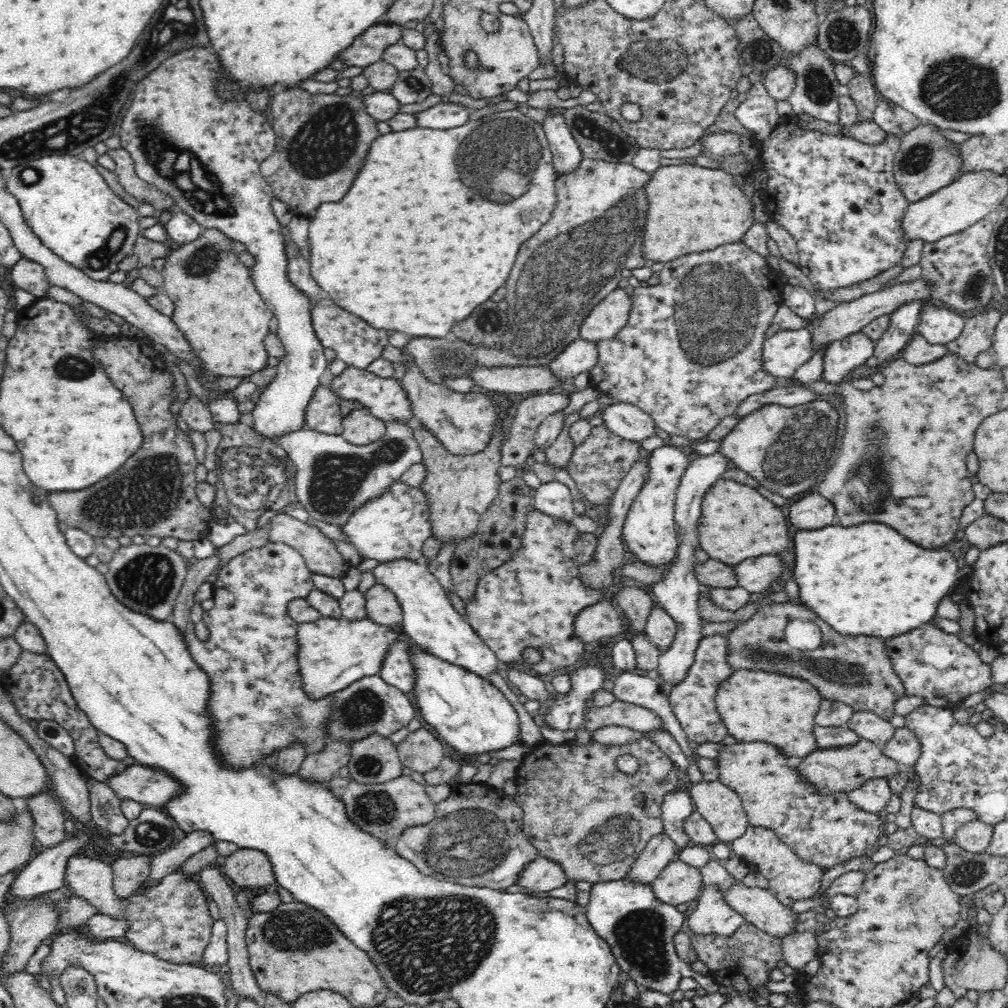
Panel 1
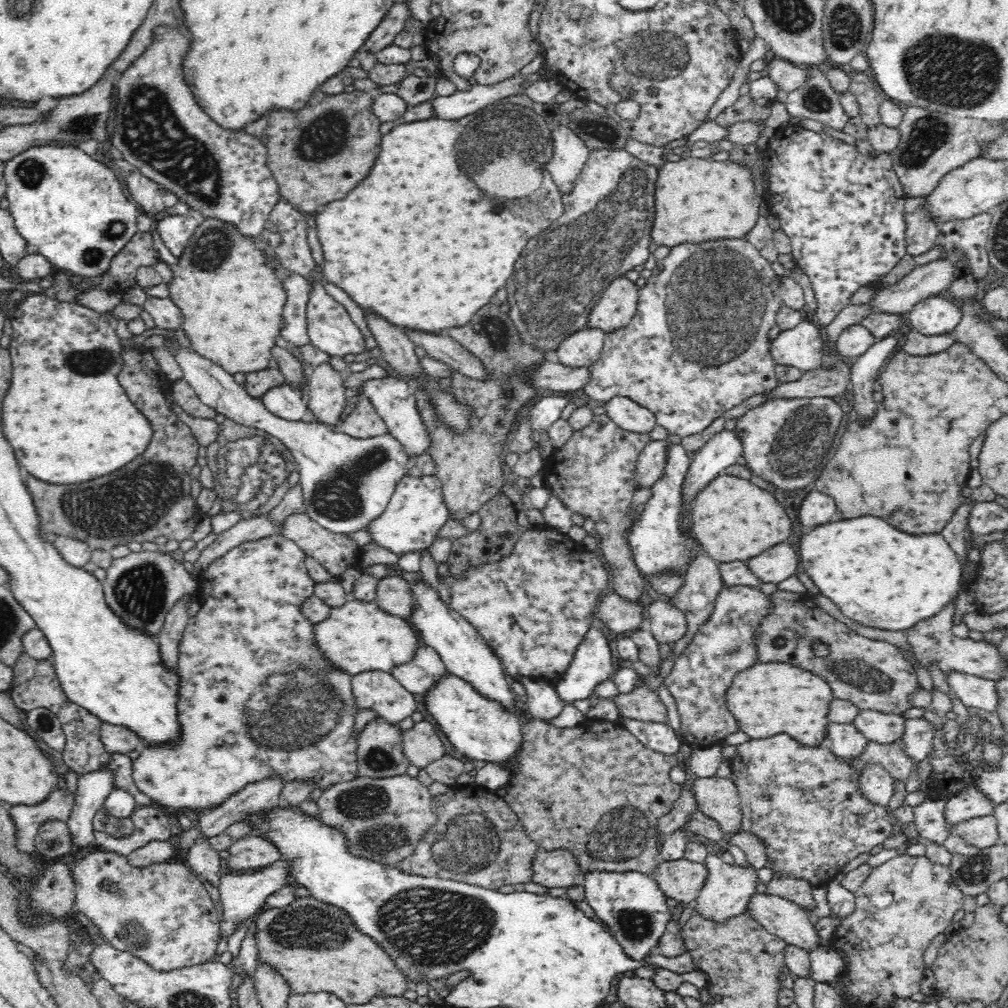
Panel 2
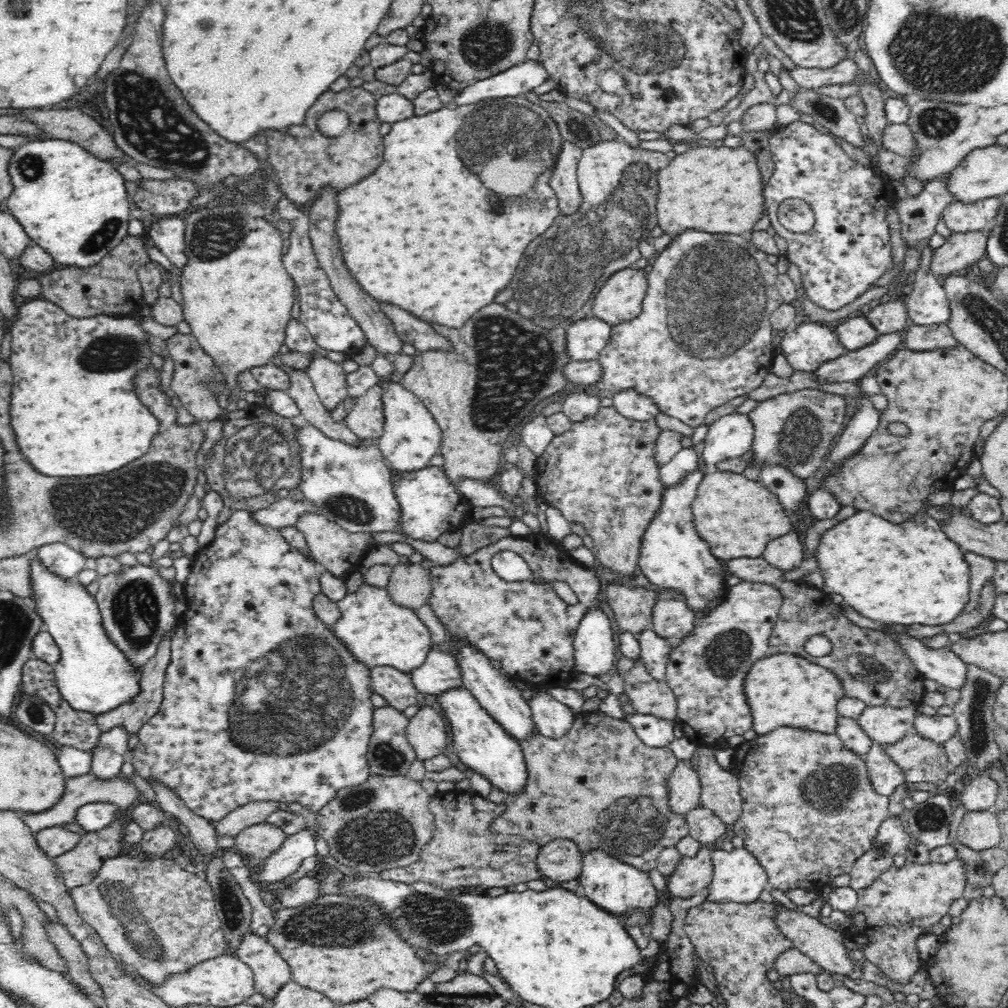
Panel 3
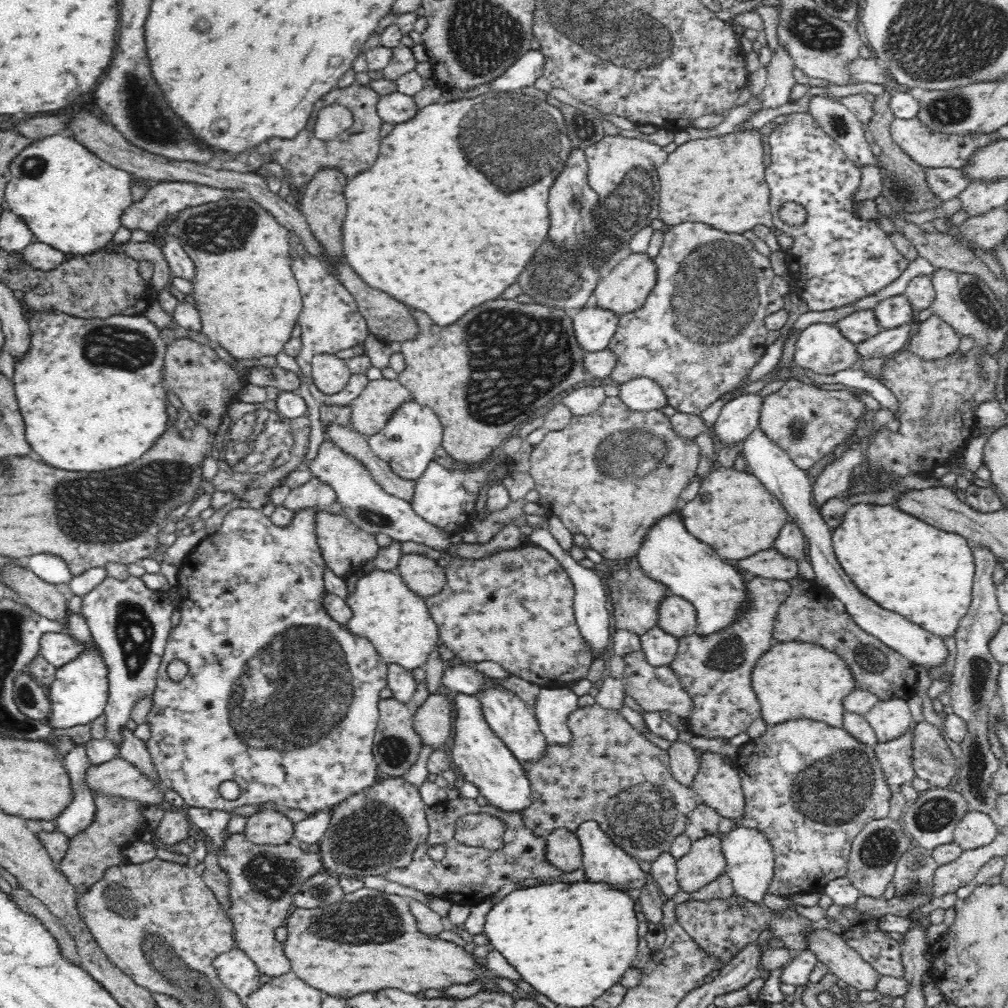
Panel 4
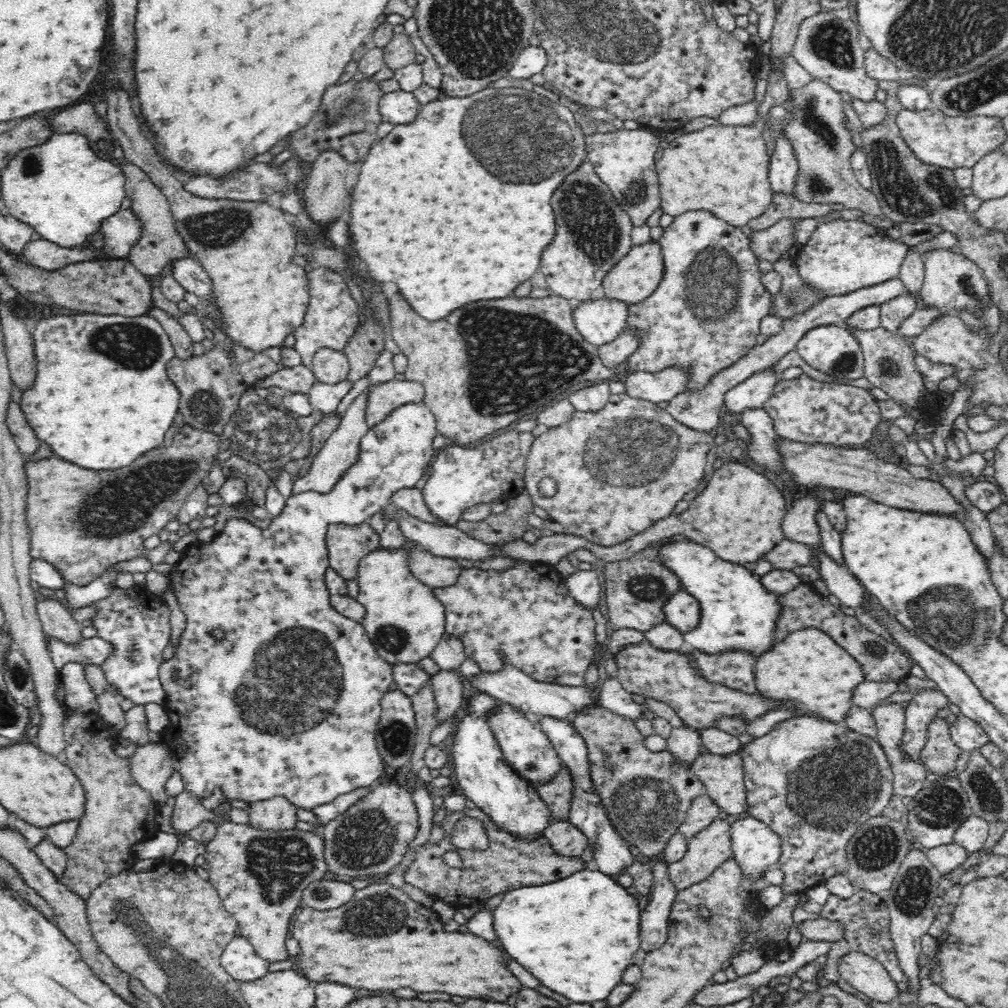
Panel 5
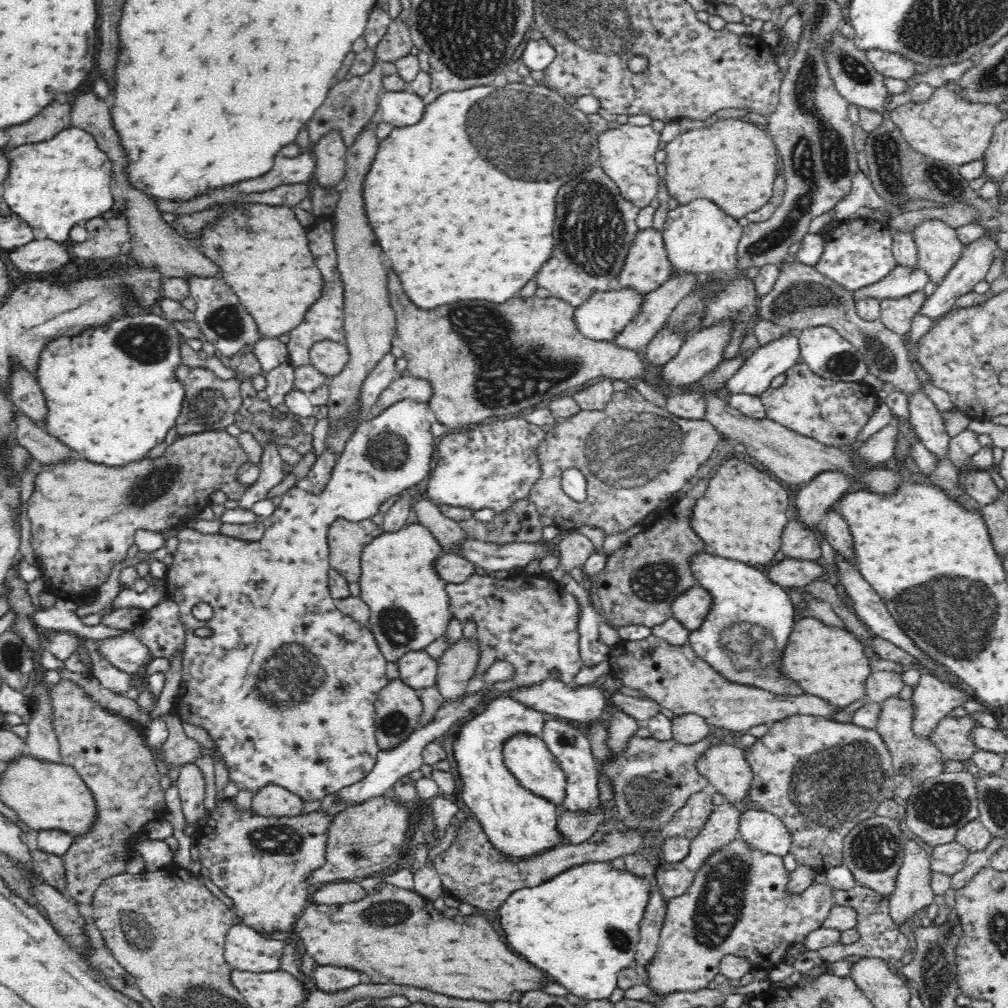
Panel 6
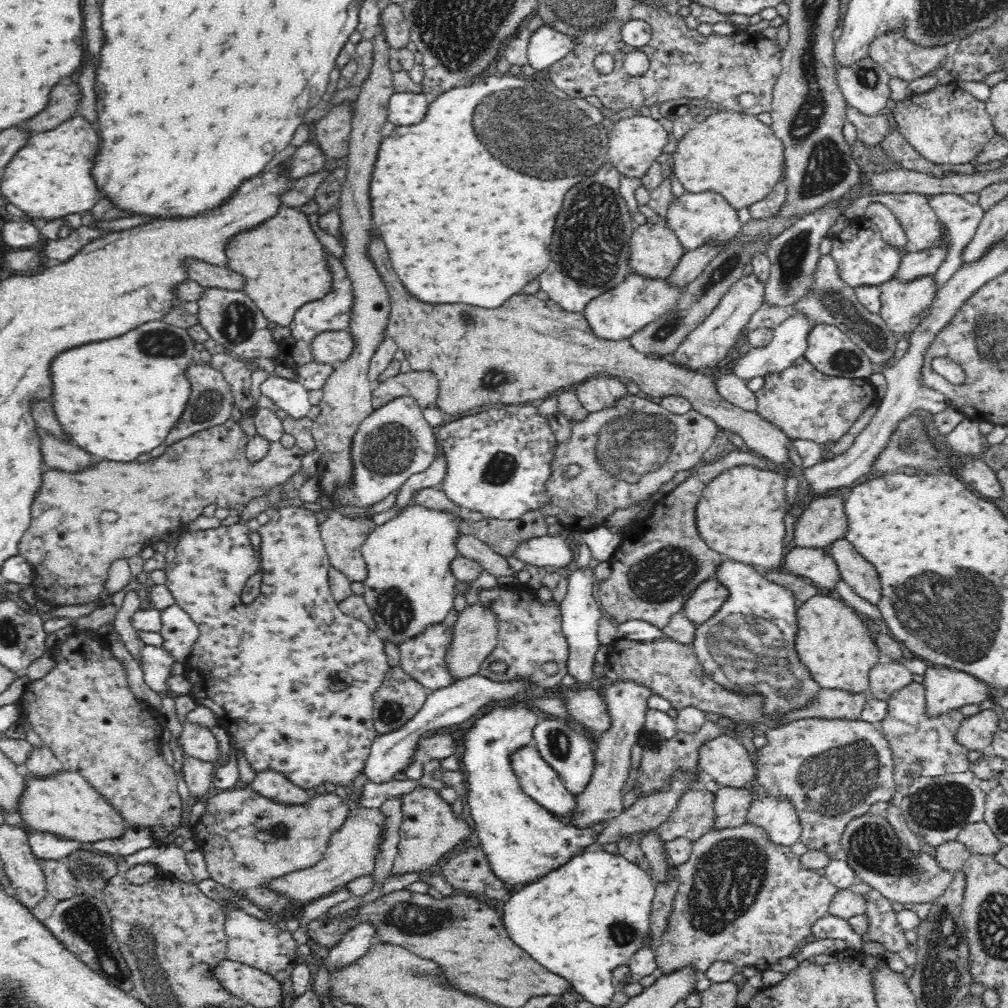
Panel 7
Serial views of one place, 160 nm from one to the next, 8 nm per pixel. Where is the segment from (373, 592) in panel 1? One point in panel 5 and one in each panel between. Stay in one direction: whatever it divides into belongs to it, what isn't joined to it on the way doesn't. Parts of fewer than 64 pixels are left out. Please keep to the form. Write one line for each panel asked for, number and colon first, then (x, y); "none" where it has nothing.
2: (395, 594)
3: (410, 584)
4: (424, 575)
5: (438, 572)

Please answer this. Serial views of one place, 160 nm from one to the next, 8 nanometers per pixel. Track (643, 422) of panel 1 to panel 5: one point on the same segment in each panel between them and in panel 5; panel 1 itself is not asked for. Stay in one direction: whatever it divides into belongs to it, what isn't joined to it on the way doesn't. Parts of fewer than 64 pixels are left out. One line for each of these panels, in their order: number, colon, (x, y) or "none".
2: (625, 412)
3: (630, 402)
4: (641, 393)
5: (663, 385)

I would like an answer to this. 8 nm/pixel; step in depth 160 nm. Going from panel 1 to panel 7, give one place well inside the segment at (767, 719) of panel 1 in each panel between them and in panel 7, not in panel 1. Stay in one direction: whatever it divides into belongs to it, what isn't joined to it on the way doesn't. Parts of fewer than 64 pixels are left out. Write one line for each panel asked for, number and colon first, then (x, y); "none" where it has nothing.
2: (768, 698)
3: (784, 689)
4: (796, 679)
5: (810, 669)
6: (828, 661)
7: (833, 640)

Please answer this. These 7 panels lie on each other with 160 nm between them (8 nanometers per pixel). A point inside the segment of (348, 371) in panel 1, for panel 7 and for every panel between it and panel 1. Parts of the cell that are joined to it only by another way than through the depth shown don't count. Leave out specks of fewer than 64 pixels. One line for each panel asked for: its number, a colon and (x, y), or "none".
2: (393, 398)
3: (411, 436)
4: (407, 442)
5: (287, 703)
6: (285, 685)
7: (293, 677)

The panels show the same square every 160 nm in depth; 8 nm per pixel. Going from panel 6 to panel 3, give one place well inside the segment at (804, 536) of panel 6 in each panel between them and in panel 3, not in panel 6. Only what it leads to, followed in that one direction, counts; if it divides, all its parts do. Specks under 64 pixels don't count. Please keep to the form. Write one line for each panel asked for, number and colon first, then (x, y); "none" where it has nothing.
3: (755, 570)
4: (773, 564)
5: (789, 554)

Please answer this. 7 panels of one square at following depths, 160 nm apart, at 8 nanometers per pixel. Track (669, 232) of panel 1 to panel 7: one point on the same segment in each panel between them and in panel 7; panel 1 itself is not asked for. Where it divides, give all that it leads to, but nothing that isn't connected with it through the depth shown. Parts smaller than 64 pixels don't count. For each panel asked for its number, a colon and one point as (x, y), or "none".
2: (700, 199)
3: (715, 187)
4: (721, 179)
5: (724, 169)
6: (734, 162)
7: (733, 153)

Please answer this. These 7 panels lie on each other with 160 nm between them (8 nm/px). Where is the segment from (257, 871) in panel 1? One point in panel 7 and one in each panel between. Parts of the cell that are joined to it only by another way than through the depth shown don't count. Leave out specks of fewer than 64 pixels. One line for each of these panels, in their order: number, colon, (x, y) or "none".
2: (249, 852)
3: (260, 840)
4: (269, 826)
5: (276, 812)
6: (271, 799)
7: (272, 783)

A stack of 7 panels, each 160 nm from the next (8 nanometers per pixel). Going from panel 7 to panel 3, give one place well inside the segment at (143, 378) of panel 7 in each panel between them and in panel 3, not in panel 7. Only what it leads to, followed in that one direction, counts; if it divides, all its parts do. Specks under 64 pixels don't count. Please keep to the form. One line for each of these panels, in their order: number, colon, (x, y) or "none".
3: (75, 408)
4: (83, 411)
5: (103, 397)
6: (113, 395)

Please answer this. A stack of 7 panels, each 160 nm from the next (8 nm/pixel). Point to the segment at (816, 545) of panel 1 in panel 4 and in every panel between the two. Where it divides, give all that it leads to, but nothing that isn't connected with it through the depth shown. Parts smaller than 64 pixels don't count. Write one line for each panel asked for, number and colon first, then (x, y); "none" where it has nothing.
2: (880, 577)
3: (908, 573)
4: (926, 574)

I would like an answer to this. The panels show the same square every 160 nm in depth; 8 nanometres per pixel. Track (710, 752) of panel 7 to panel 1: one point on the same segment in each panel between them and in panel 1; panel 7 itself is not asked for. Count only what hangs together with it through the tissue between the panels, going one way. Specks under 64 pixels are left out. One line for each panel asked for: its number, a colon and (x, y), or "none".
1: (721, 806)
2: (718, 798)
3: (720, 793)
4: (718, 783)
5: (723, 776)
6: (724, 765)

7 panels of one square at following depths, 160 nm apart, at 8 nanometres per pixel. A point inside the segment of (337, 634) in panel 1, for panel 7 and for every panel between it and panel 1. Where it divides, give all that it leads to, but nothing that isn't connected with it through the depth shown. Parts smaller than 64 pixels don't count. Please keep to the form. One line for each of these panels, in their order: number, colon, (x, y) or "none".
2: (359, 636)
3: (379, 631)
4: (397, 621)
5: (405, 620)
6: (408, 604)
7: (410, 584)

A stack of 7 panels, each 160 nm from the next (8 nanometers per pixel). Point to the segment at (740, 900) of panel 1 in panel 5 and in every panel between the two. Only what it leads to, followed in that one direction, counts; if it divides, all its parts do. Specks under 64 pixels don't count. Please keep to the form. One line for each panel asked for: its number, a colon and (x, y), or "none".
2: (785, 919)
3: (823, 945)
4: (841, 959)
5: (870, 977)

